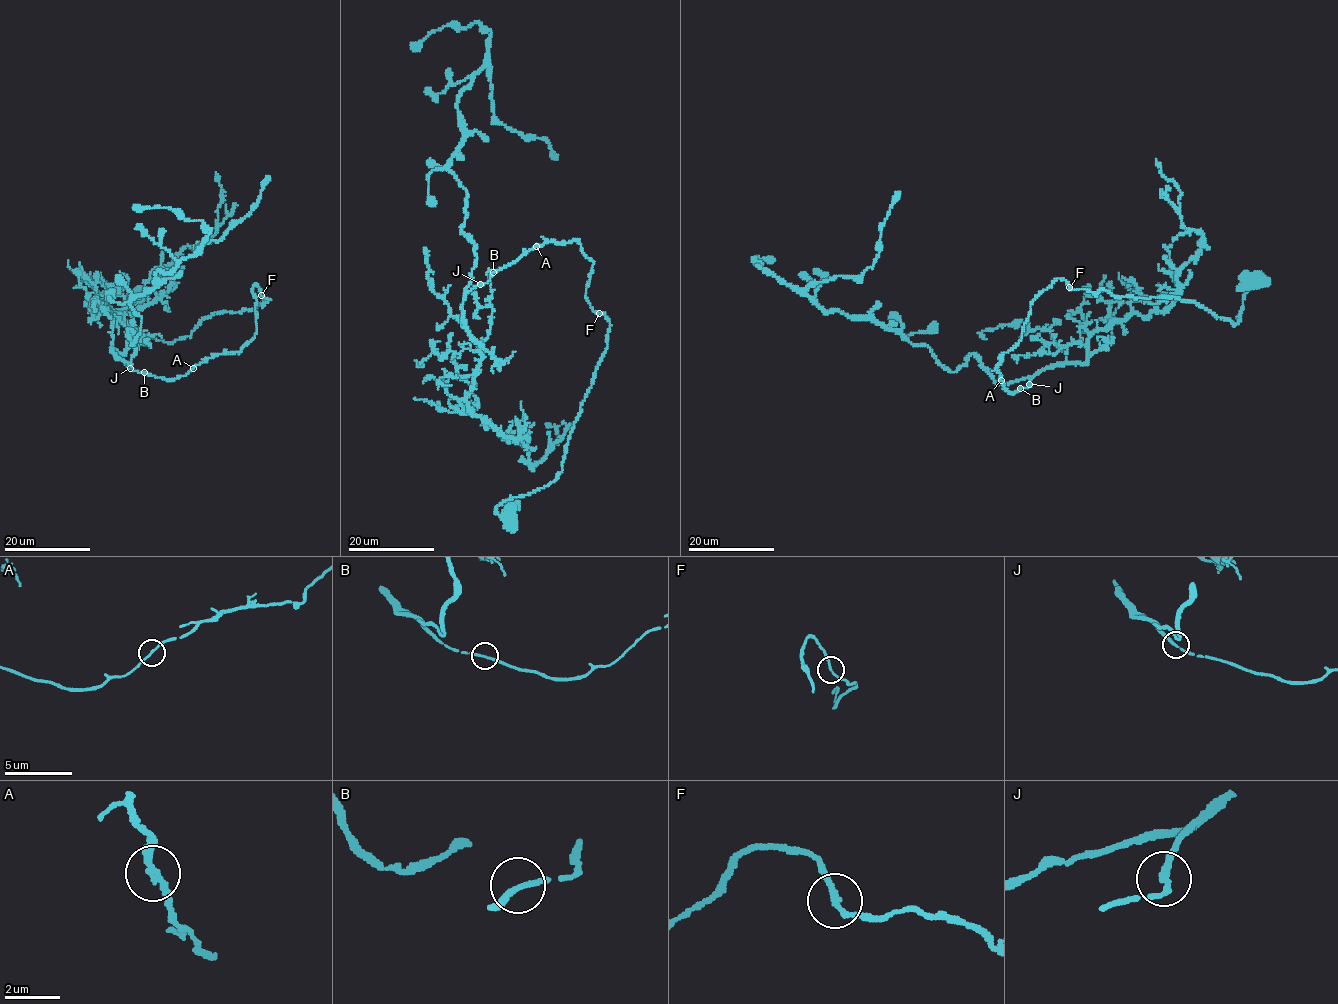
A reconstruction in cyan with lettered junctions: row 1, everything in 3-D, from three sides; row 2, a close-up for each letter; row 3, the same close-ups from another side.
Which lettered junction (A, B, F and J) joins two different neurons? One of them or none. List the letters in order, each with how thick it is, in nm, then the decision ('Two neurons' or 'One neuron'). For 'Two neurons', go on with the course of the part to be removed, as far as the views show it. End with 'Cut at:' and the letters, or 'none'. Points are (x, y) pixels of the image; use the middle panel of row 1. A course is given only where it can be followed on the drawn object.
A: Thickness 190 nm. One neuron
B: Thickness 190 nm. One neuron
F: Thickness 160 nm. One neuron
J: Thickness 200 nm. One neuron
Cut at: none

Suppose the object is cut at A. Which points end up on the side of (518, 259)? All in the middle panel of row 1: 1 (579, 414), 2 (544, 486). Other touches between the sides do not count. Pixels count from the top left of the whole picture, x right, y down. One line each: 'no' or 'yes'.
1: no
2: no

